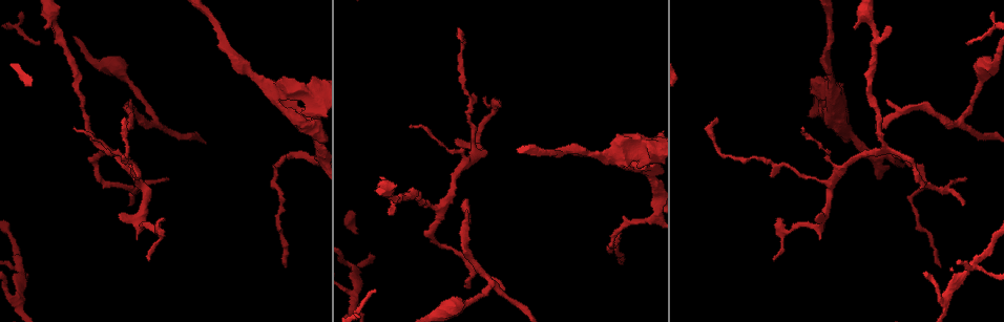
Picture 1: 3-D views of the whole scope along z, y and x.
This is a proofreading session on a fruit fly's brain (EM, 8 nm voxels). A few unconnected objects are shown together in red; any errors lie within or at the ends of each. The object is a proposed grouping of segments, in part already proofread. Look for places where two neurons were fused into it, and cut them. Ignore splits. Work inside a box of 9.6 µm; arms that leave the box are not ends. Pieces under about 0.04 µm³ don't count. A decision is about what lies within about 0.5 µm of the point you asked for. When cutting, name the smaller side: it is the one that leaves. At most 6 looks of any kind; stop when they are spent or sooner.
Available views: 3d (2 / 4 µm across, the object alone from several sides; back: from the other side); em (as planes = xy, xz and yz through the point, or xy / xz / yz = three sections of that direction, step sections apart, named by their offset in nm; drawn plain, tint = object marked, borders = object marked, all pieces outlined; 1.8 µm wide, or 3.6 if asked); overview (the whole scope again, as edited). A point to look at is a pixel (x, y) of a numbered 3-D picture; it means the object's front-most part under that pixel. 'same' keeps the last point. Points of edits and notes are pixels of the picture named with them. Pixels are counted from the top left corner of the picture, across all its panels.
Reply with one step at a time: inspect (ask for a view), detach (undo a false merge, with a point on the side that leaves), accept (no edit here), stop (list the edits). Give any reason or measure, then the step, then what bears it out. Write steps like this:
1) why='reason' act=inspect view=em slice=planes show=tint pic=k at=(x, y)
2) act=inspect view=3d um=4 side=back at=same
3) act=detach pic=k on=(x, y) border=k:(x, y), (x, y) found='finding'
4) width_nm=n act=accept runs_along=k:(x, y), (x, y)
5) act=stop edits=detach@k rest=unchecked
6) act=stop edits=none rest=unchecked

why='branch point' act=inspect view=em um=3.6 slice=planes show=borders pic=1 at=(474, 155)

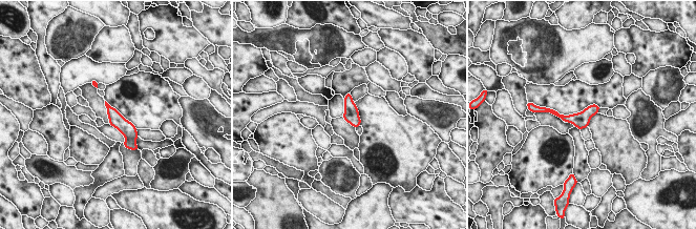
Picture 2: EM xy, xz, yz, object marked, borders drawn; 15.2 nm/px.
width_nm=220 act=accept runs_along=2:(109, 109), (129, 131), (133, 141) found='one neuron here'

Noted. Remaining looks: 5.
why='branch point' act=inspect view=em slice=planes show=tint pic=1 at=(155, 122)

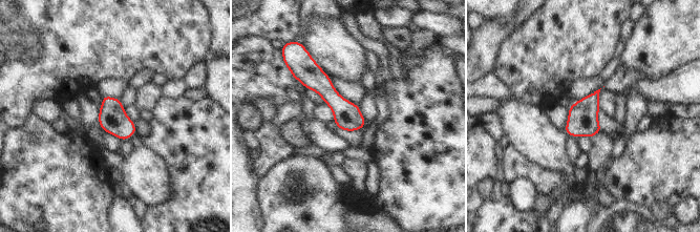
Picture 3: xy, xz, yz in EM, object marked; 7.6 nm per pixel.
act=accept runs_along=3:(309, 68), (329, 95), (359, 126) found='all the same neuron'

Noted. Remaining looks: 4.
why='sharp bend' act=inspect view=em slice=planes show=tint pic=1 at=(973, 264)

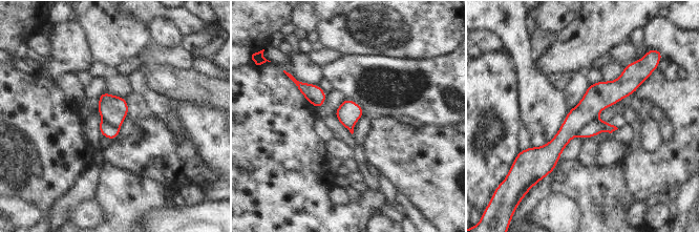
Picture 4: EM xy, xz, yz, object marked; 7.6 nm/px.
act=detach pic=4 on=(596, 126) border=4:(595, 118), (588, 122), (576, 134) found='a second neuron is stuck on'

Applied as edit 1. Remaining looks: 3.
act=stop edits=detach@4 rest=unchecked

